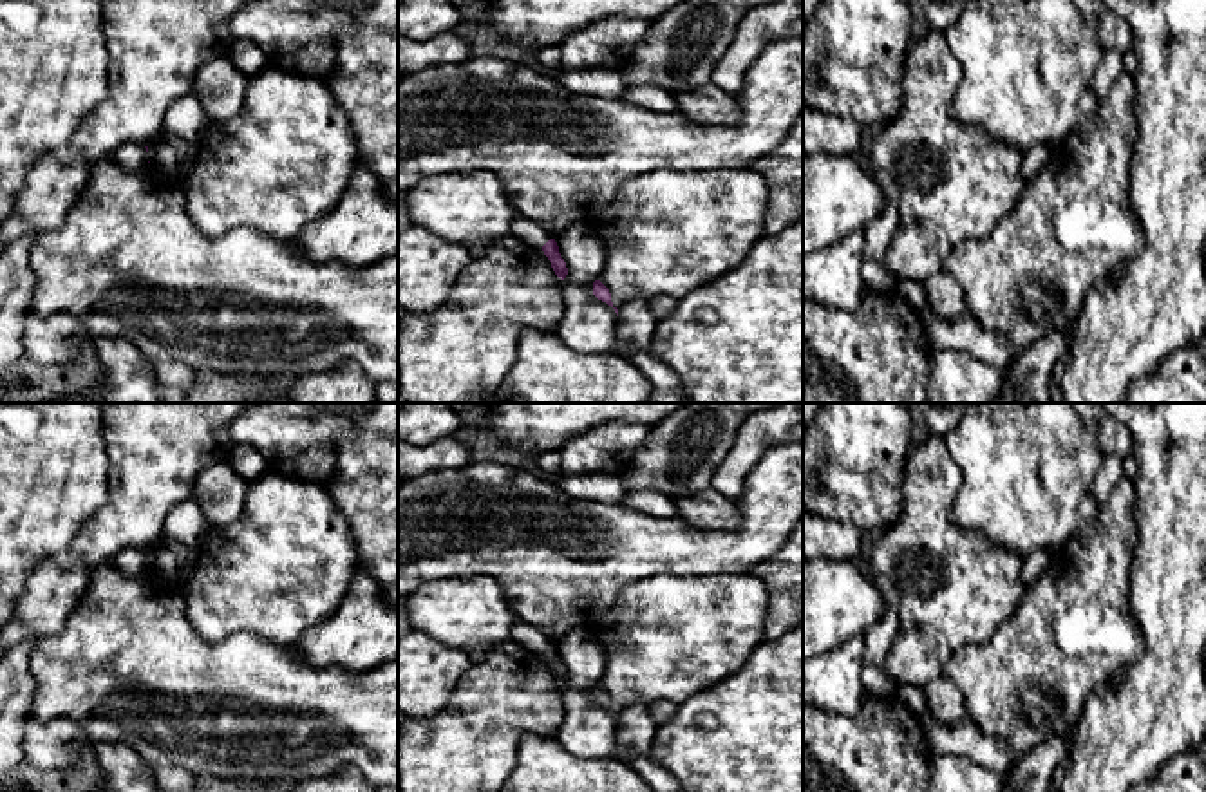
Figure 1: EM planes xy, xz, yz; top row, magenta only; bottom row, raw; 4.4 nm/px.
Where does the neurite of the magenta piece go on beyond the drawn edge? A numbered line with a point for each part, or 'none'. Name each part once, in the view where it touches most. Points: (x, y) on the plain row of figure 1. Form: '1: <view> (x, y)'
1: xz (530, 637)

